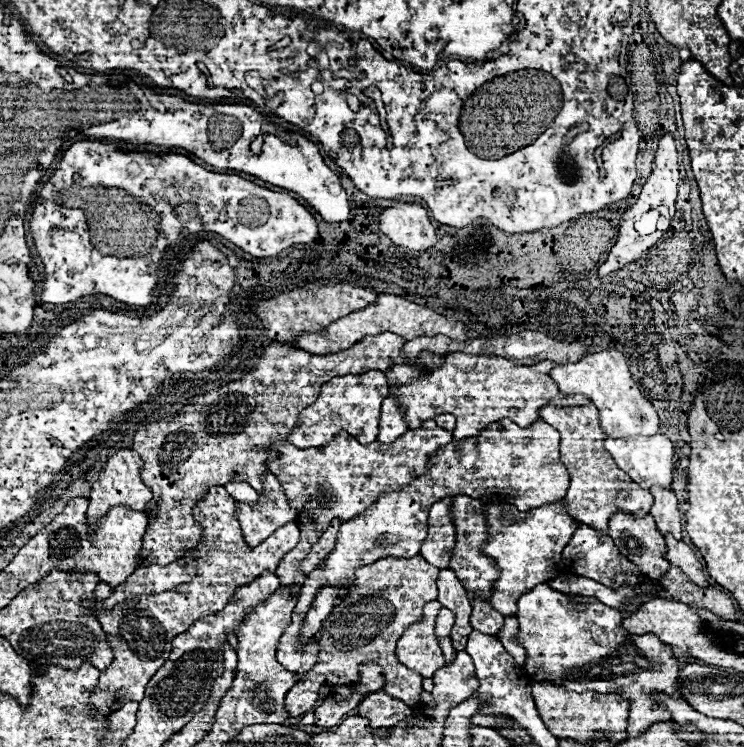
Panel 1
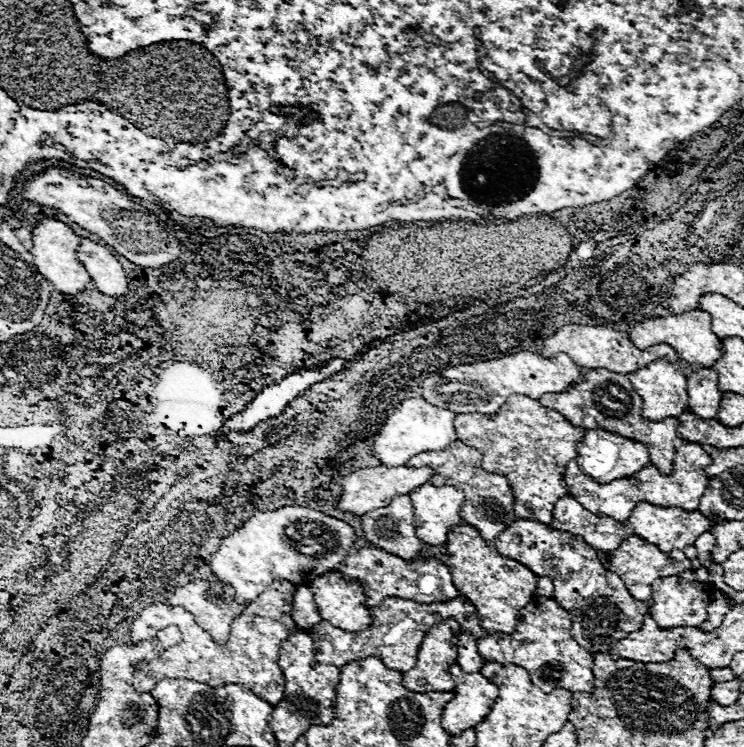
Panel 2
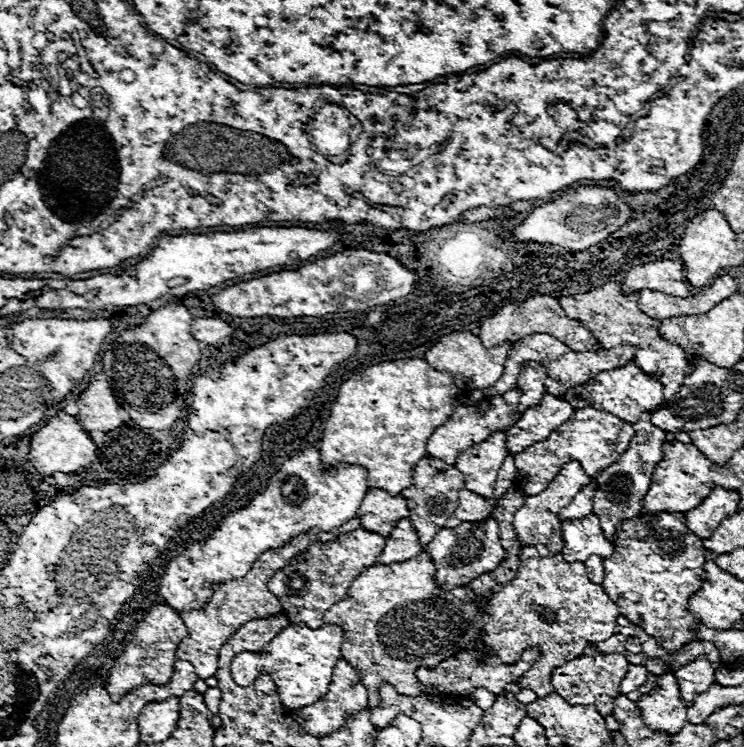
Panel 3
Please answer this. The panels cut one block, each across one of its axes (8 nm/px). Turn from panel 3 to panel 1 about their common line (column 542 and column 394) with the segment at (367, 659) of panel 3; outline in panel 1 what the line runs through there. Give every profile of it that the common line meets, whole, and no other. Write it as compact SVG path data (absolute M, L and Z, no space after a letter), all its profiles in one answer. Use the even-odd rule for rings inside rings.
M414 556L414 558L382 558L378 562L374 562L372 566L360 566L360 570L356 570L356 578L352 580L352 594L348 594L348 598L342 598L330 612L330 616L324 620L324 624L320 626L320 638L316 638L316 642L320 644L320 662L316 662L316 666L312 666L312 670L308 674L304 674L302 680L298 680L292 690L286 694L286 708L290 712L290 716L300 716L306 710L310 710L316 702L316 692L322 684L328 686L348 686L350 682L358 682L358 666L362 662L376 662L384 668L386 674L386 686L382 688L386 694L404 700L410 708L416 708L422 704L422 678L420 674L416 674L416 670L408 670L398 658L396 658L396 642L400 640L400 636L404 634L404 630L418 622L422 618L422 606L426 602L436 600L436 578L438 578L438 568L428 564L422 556Z

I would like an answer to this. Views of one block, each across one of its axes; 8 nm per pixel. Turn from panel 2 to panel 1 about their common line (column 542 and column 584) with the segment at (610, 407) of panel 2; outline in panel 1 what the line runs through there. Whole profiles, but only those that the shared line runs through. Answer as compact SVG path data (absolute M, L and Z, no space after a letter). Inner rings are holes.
M454 352L444 358L444 364L430 374L422 374L412 366L394 366L386 372L390 394L402 402L404 420L410 430L422 426L424 420L436 418L438 414L454 414L456 426L454 440L476 436L486 424L492 424L502 418L510 418L518 426L530 426L534 420L540 420L542 406L588 406L590 398L582 394L570 396L560 394L556 382L548 378L548 370L556 366L554 362L540 362L534 366L518 366L500 356L480 356Z

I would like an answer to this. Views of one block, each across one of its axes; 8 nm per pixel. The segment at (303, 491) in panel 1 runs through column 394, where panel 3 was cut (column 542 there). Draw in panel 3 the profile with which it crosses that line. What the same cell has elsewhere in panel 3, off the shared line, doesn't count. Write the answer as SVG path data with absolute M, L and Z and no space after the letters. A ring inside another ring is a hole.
M580 408L572 414L570 420L558 426L546 440L536 442L526 450L514 454L514 462L516 462L514 488L524 492L526 496L540 494L568 460L578 460L584 472L596 476L602 468L608 468L630 448L632 438L634 438L634 428L630 422L624 422L622 418L616 418L610 412L602 412L596 408Z

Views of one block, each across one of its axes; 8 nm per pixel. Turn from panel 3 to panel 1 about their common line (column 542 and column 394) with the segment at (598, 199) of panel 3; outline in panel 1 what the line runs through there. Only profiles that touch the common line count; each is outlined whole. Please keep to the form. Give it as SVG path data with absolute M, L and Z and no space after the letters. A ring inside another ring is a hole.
M398 202L380 214L380 230L398 246L426 250L436 244L436 228L430 224L428 210L420 204Z

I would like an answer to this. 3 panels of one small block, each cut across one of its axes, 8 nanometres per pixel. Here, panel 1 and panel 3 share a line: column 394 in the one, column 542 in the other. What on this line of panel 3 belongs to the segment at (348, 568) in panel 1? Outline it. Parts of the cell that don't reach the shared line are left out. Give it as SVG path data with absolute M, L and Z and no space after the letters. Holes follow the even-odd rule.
M566 462L564 468L556 474L556 478L546 486L546 490L538 496L528 496L524 506L516 510L514 514L514 528L518 532L518 540L522 542L522 546L526 544L532 544L536 546L538 554L540 556L552 556L552 554L560 554L562 552L562 546L564 546L564 540L562 540L562 528L560 528L560 522L556 518L556 514L568 506L572 502L572 498L584 488L590 484L590 476L582 470L580 462Z

